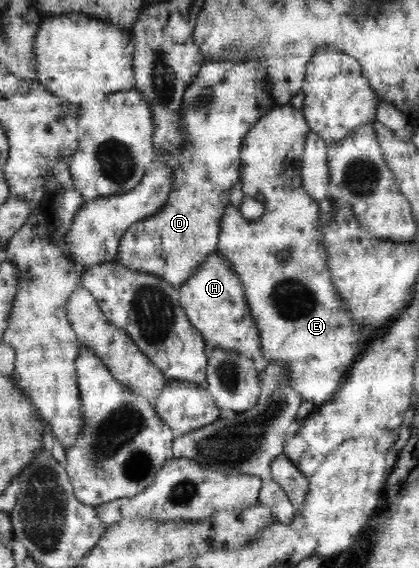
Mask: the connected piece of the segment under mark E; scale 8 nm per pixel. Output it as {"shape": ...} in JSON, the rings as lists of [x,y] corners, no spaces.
{"shape":[[[289,103],[276,105],[246,134],[240,148],[240,182],[246,195],[264,196],[265,211],[258,221],[248,224],[249,220],[239,210],[228,206],[224,211],[224,220],[220,220],[217,252],[228,260],[236,276],[240,277],[252,319],[260,331],[264,364],[258,366],[259,371],[268,363],[288,363],[292,387],[302,395],[303,400],[312,400],[316,406],[320,406],[334,398],[334,392],[344,382],[340,378],[348,376],[352,364],[360,355],[359,343],[364,327],[360,330],[360,325],[354,319],[348,320],[348,309],[344,308],[326,265],[328,256],[322,245],[323,235],[318,222],[319,202],[301,186],[302,152],[308,130],[302,111]]]}

